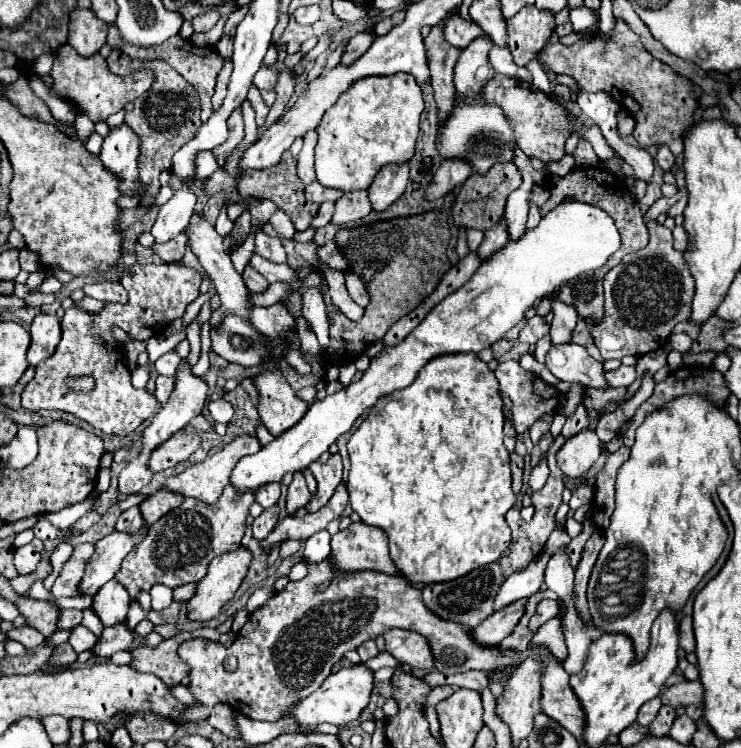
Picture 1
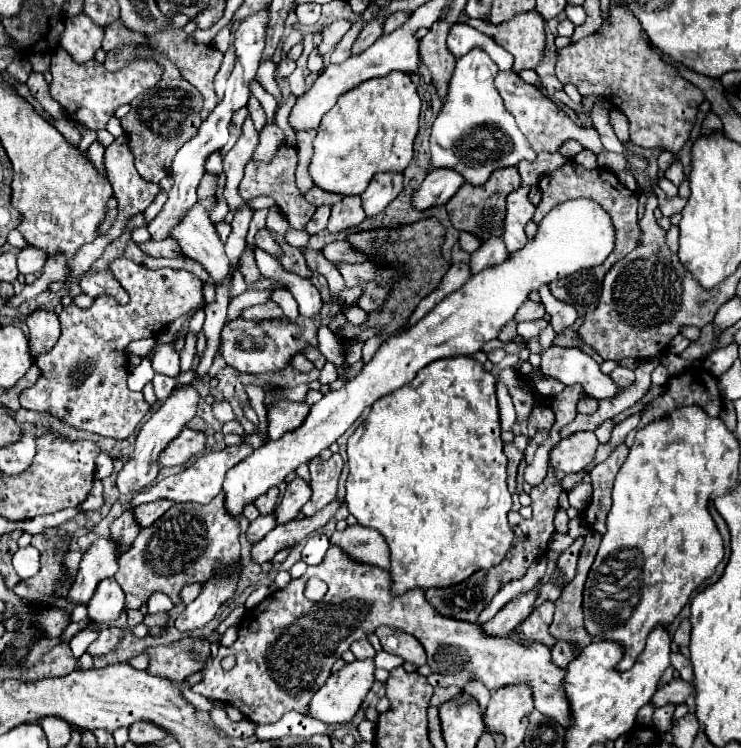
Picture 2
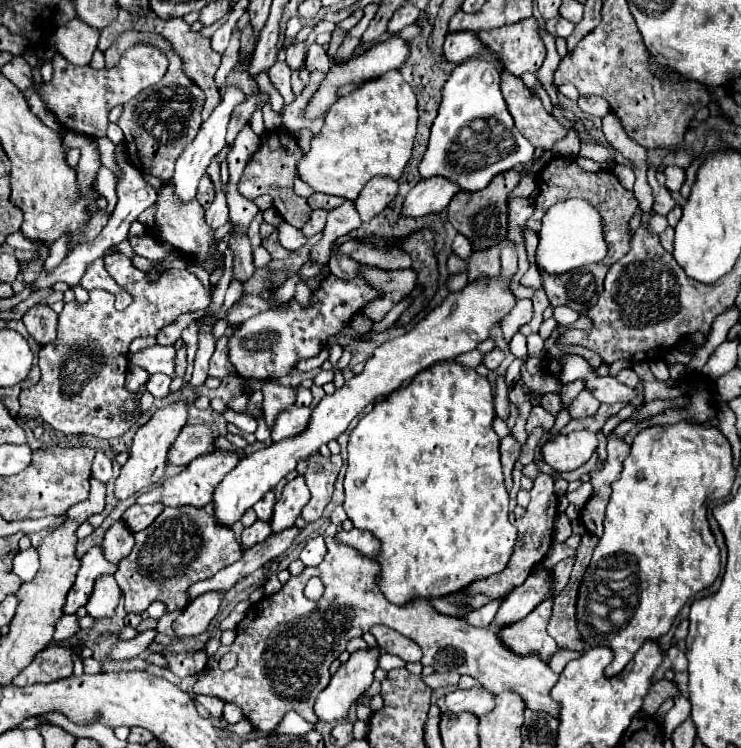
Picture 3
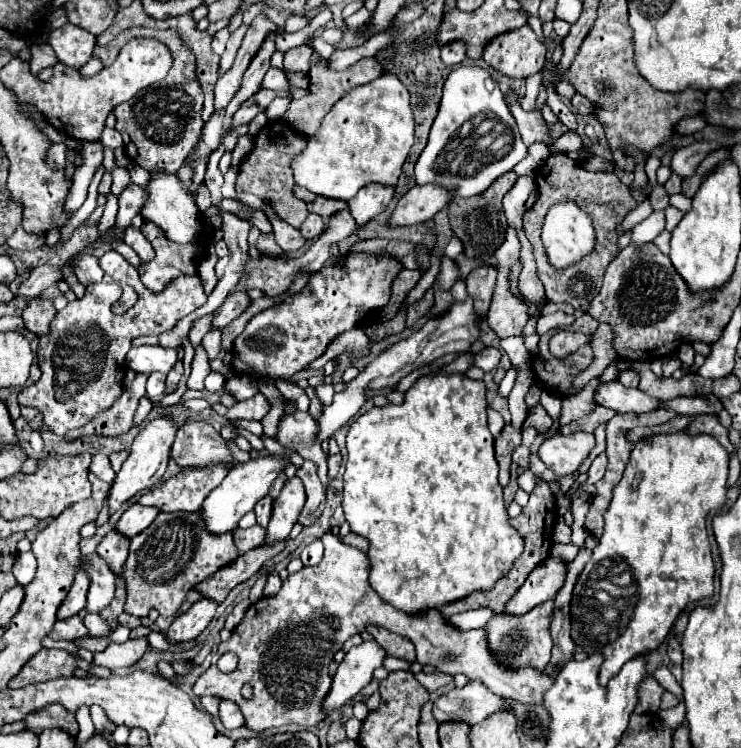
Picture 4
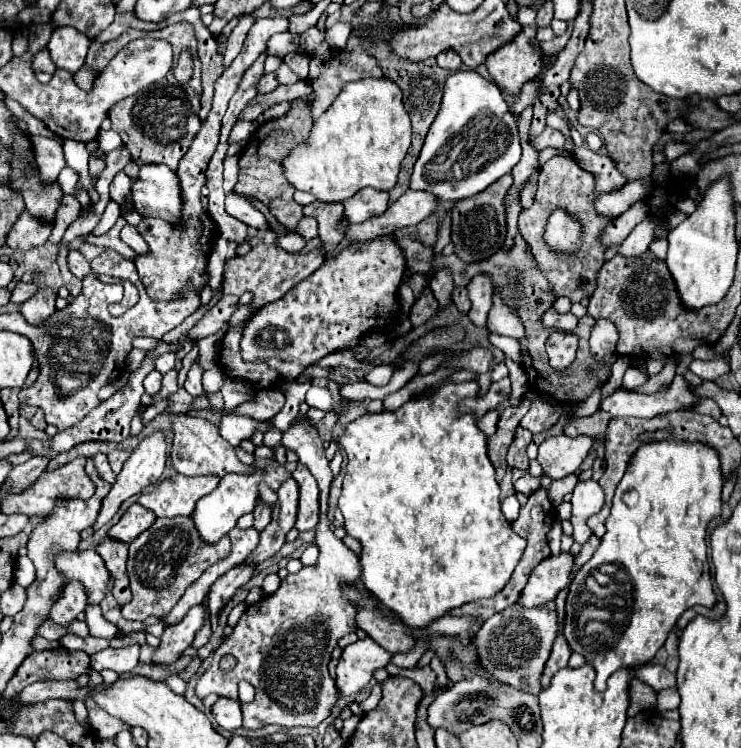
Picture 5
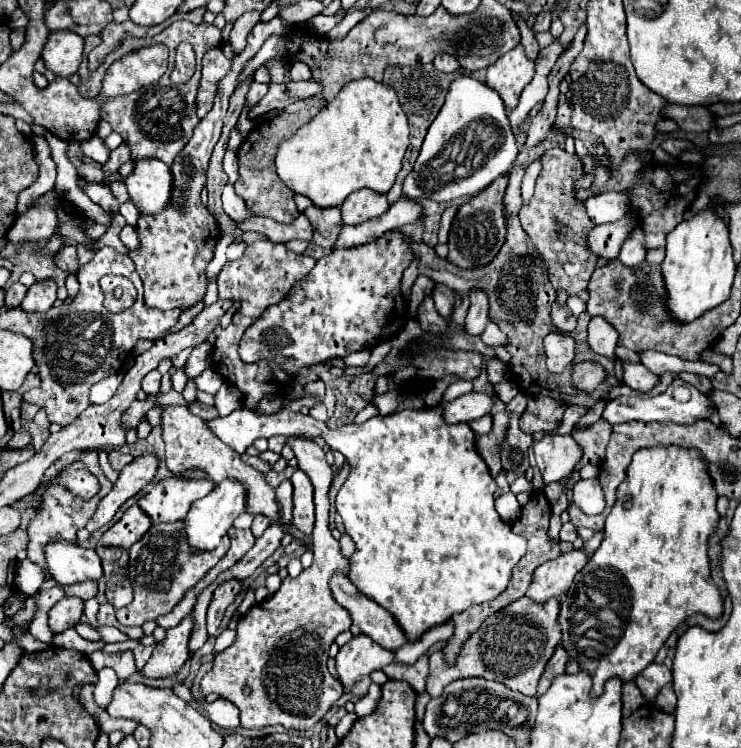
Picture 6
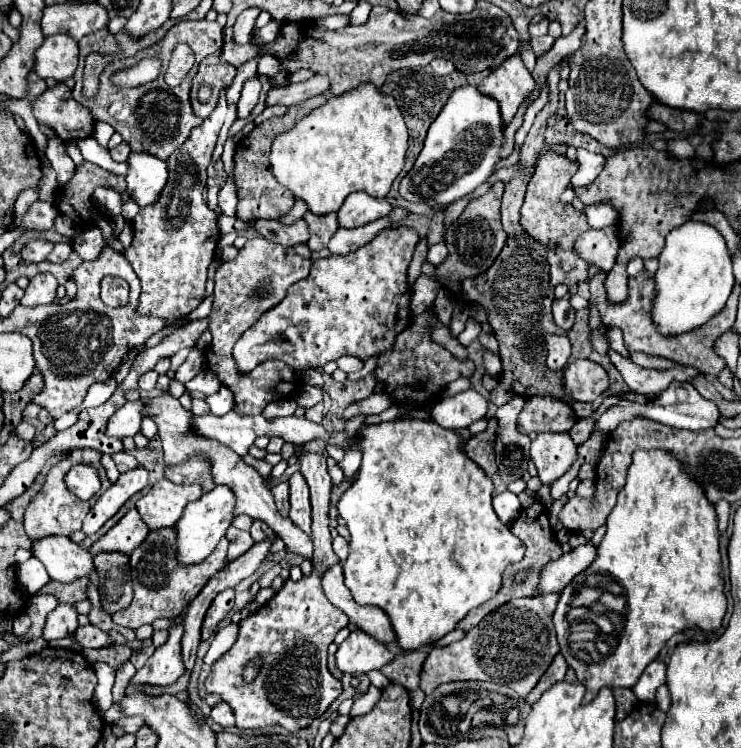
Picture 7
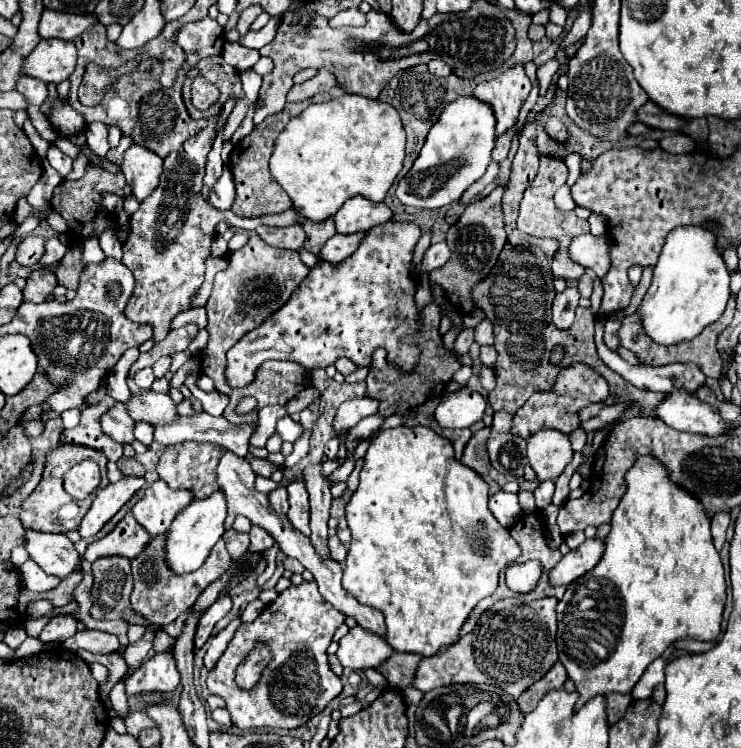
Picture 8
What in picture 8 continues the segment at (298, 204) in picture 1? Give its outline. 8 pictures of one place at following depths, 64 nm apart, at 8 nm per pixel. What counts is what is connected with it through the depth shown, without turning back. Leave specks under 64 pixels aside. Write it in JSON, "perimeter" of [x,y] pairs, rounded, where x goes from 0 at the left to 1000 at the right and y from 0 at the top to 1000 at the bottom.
{"perimeter":[[[429,126],[424,131],[416,131],[413,136],[402,136],[402,139],[386,139],[386,144],[364,158],[359,158],[354,166],[348,166],[335,184],[324,187],[313,206],[310,206],[310,230],[316,235],[318,243],[318,267],[313,273],[313,283],[324,291],[343,291],[343,289],[359,289],[359,286],[378,286],[383,281],[389,281],[394,275],[391,262],[386,262],[386,257],[381,254],[381,249],[375,249],[375,243],[370,243],[364,227],[362,227],[362,211],[364,211],[364,201],[370,193],[370,184],[375,184],[375,179],[386,171],[386,166],[402,155],[410,144],[416,144],[418,139],[426,136],[440,136],[445,134],[443,126]]]}

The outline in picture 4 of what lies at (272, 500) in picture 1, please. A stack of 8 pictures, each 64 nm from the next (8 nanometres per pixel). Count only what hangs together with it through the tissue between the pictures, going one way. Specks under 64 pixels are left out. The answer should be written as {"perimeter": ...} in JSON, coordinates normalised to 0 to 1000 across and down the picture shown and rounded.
{"perimeter":[[[356,663],[356,666],[343,676],[343,684],[345,684],[348,701],[351,701],[351,703],[362,703],[362,695],[364,695],[364,687],[367,687],[367,666],[364,666],[364,663]]]}

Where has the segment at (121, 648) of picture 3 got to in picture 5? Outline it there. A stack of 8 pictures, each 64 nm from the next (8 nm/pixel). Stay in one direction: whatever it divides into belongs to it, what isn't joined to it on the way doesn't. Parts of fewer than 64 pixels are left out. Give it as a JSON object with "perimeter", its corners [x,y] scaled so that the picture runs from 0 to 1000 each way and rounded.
{"perimeter":[[[178,861],[170,866],[143,866],[132,874],[124,877],[121,890],[127,896],[157,896],[162,898],[175,898],[184,888],[186,888],[186,877],[189,877],[189,861]]]}

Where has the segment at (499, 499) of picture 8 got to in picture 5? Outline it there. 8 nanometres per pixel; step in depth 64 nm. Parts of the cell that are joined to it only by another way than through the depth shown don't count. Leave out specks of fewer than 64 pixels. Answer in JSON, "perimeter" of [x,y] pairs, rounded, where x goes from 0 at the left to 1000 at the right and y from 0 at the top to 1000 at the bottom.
{"perimeter":[[[688,663],[677,671],[677,684],[686,698],[694,698],[694,693],[699,693],[699,682],[702,682],[702,674],[699,674],[696,663]]]}

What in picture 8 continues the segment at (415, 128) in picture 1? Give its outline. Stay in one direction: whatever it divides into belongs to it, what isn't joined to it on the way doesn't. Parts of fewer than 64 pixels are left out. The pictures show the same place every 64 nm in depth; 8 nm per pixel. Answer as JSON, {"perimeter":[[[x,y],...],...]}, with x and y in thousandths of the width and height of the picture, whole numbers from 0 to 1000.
{"perimeter":[[[464,126],[459,131],[451,131],[451,134],[443,134],[443,136],[435,136],[435,139],[424,139],[424,142],[416,142],[408,152],[402,152],[399,158],[394,158],[389,163],[389,168],[383,171],[383,176],[378,176],[378,182],[372,184],[370,190],[370,203],[364,209],[364,230],[370,235],[370,241],[389,257],[389,262],[394,265],[394,273],[397,278],[405,281],[405,289],[408,291],[418,291],[418,294],[440,294],[445,289],[451,289],[459,275],[472,265],[472,262],[491,262],[497,267],[505,267],[505,270],[516,270],[518,262],[524,259],[532,238],[537,235],[537,230],[543,227],[543,217],[545,217],[545,198],[548,198],[548,176],[545,176],[545,168],[543,168],[543,160],[534,150],[532,142],[526,142],[524,136],[513,136],[513,134],[505,134],[505,131],[497,131],[497,128],[489,128],[489,126]]]}

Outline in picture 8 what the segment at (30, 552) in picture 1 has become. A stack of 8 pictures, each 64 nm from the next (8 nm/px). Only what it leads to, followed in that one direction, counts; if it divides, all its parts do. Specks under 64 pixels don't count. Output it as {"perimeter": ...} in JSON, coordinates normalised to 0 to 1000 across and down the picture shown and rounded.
{"perimeter":[[[35,749],[30,757],[27,757],[27,773],[30,773],[30,781],[43,789],[43,791],[59,791],[59,789],[67,789],[73,786],[81,775],[62,767],[46,749]]]}

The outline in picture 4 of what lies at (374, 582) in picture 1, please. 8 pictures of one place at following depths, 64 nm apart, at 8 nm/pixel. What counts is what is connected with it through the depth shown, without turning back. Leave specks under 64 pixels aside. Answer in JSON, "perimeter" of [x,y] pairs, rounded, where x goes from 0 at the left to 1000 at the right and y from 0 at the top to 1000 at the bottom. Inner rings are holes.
{"perimeter":[[[448,711],[435,714],[435,725],[435,751],[421,759],[410,757],[405,765],[391,767],[372,797],[356,797],[340,807],[332,816],[329,829],[316,840],[313,853],[294,864],[294,874],[321,874],[321,893],[302,901],[291,888],[286,888],[265,909],[262,928],[283,928],[318,939],[329,955],[332,973],[345,979],[389,971],[391,965],[421,973],[437,963],[432,939],[448,914],[443,890],[451,882],[451,874],[462,869],[470,853],[491,845],[497,834],[507,834],[551,853],[561,864],[561,882],[570,890],[583,890],[599,901],[626,901],[634,909],[645,909],[659,917],[669,930],[691,933],[713,944],[734,941],[734,928],[748,912],[742,901],[718,890],[691,893],[677,888],[659,864],[656,842],[613,840],[596,821],[591,821],[591,816],[575,816],[570,821],[534,816],[518,805],[505,786],[499,786],[499,751],[491,738],[462,727]],[[329,914],[337,914],[343,922],[337,936],[327,933],[324,922]]]}

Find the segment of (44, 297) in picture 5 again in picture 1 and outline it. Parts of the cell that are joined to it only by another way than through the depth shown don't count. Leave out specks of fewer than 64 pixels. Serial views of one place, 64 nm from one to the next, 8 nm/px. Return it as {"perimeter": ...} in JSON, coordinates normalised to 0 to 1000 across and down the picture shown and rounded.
{"perimeter":[[[51,420],[40,436],[40,465],[38,465],[38,487],[49,492],[54,484],[67,479],[81,457],[81,428],[78,422]]]}

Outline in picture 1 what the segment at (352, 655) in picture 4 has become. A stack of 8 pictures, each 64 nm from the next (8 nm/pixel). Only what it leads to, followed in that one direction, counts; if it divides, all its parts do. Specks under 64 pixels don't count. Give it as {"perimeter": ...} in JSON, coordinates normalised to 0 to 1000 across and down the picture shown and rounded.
{"perimeter":[[[491,888],[462,893],[453,901],[445,901],[432,917],[432,922],[421,925],[413,933],[405,933],[386,952],[386,957],[397,960],[399,971],[405,971],[408,976],[426,976],[426,971],[440,968],[440,965],[451,971],[467,971],[470,965],[478,965],[486,957],[486,952],[497,944],[502,920],[505,920],[505,901],[497,893],[491,893]]]}

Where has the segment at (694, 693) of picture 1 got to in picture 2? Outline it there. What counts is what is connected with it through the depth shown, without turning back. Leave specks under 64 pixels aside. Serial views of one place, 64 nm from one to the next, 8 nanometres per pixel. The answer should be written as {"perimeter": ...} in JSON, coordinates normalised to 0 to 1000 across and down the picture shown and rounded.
{"perimeter":[[[920,906],[907,909],[904,914],[888,920],[888,925],[880,933],[880,941],[899,944],[899,941],[923,941],[928,930],[937,930],[937,917],[923,912]]]}

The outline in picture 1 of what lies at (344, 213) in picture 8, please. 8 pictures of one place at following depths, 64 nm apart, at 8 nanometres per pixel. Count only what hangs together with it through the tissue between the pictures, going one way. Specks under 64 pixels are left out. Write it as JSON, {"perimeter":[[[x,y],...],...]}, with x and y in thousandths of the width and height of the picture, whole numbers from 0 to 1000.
{"perimeter":[[[551,217],[518,222],[507,233],[505,243],[497,251],[502,278],[505,281],[521,281],[529,270],[534,270],[545,259],[551,243],[553,243],[553,238],[551,238]]]}

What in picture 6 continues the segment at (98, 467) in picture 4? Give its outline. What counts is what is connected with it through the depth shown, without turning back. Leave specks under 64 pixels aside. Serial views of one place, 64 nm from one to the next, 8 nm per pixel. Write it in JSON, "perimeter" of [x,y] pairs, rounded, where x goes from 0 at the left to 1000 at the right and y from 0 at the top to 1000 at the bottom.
{"perimeter":[[[138,602],[138,604],[132,604],[132,615],[135,615],[135,626],[138,626],[138,631],[140,631],[140,636],[148,642],[148,644],[157,644],[157,639],[159,639],[159,634],[151,628],[151,623],[146,620],[146,610],[143,610],[143,604]]]}

